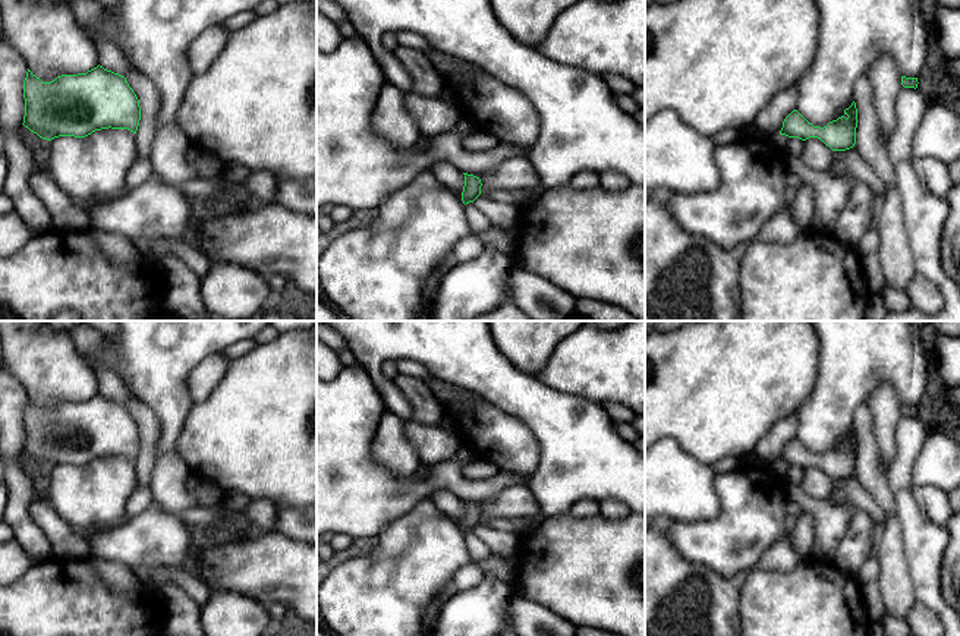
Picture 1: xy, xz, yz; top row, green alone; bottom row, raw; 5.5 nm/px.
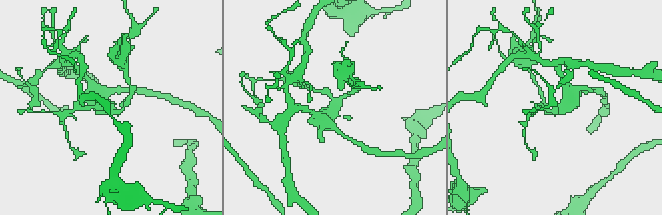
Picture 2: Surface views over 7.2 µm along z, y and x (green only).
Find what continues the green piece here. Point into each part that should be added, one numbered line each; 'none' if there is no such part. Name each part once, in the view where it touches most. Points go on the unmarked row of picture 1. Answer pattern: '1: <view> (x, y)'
none

